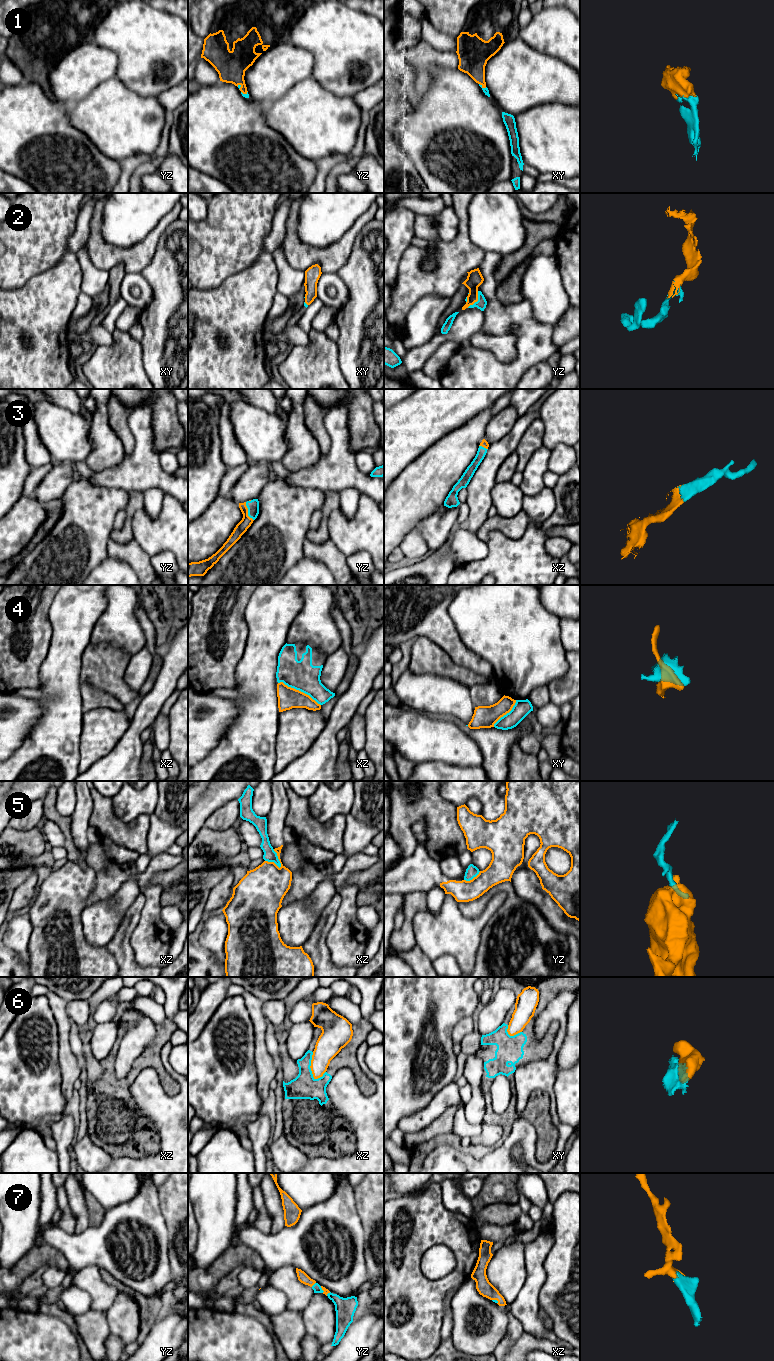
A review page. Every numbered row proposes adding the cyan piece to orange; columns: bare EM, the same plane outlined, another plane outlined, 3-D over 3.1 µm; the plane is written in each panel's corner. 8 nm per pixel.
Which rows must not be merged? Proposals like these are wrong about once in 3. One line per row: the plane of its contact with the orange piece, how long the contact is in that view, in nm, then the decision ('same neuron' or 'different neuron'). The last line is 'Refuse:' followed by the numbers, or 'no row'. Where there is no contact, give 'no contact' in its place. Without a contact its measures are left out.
1: meets orange in xy; contact 70 nm long; same neuron
2: meets orange in yz; contact 160 nm long; same neuron
3: meets orange in yz; contact 170 nm long; same neuron
4: meets orange in xz; contact 400 nm long; same neuron
5: meets orange in xz; contact 170 nm long; different neuron
6: meets orange in xz; contact 220 nm long; different neuron
7: meets orange in yz; contact 50 nm long; same neuron
Refuse: 5, 6

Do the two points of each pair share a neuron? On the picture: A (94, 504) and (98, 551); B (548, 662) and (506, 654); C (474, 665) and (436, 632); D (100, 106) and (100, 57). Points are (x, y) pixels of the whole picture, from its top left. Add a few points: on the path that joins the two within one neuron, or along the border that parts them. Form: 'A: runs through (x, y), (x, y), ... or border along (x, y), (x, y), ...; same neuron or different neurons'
A: runs through (94, 516), (94, 539); same neuron
B: runs through (538, 657), (531, 654), (516, 654); same neuron
C: runs through (465, 657), (445, 637); same neuron
D: border along (115, 76), (98, 84), (82, 99); different neurons

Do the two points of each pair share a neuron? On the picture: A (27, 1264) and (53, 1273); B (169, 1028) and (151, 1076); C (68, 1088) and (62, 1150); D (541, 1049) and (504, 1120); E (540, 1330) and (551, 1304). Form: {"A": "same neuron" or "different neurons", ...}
{"A": "different neurons", "B": "different neurons", "C": "same neuron", "D": "same neuron", "E": "different neurons"}

